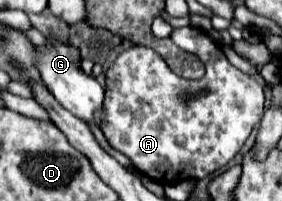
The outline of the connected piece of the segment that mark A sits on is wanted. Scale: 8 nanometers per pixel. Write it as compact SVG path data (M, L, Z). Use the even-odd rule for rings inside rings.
M189 25L175 29L171 39L203 61L205 75L201 79L183 79L171 73L169 65L151 47L131 45L107 69L105 99L95 117L107 143L131 159L137 171L161 185L205 179L225 167L239 153L265 111L261 85L233 67L207 31ZM201 91L207 91L207 95L185 101L185 95Z

